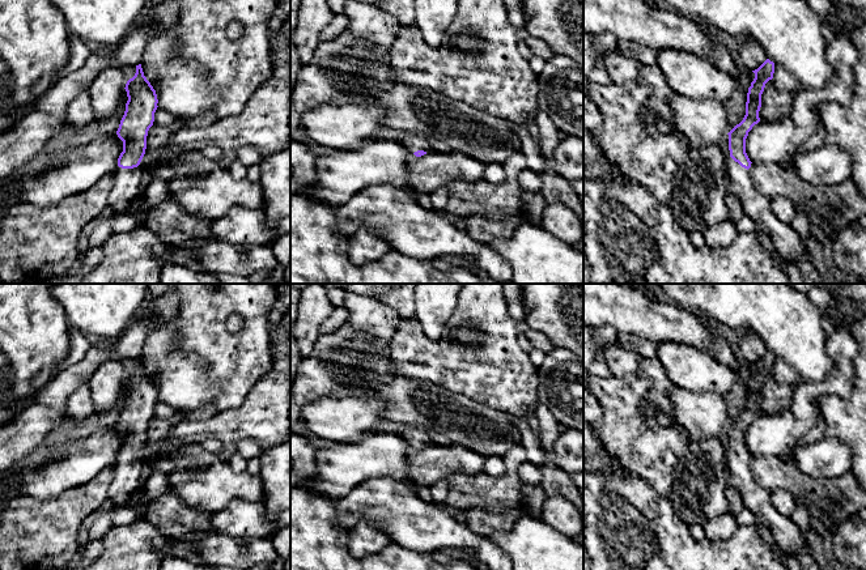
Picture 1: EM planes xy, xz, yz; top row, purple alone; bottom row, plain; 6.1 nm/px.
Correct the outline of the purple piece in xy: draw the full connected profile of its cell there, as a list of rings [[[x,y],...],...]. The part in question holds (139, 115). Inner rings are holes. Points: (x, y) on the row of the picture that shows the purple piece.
[[[141,64],[136,65],[136,73],[126,84],[128,101],[126,111],[116,131],[123,141],[123,152],[118,158],[114,186],[109,195],[109,205],[113,213],[123,216],[140,190],[143,170],[140,165],[145,149],[149,128],[154,122],[157,110],[157,94],[144,76]]]

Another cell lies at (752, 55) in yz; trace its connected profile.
[[[753,39],[739,41],[739,55],[748,71],[757,69],[767,60],[763,47]]]

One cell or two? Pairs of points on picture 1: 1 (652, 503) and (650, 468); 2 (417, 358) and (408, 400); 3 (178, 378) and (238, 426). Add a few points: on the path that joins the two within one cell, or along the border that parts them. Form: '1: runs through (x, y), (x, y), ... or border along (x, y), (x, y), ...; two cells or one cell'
1: border along (629, 471), (639, 475), (659, 496), (669, 501); two cells
2: border along (395, 370), (428, 379), (442, 387); two cells
3: border along (246, 396), (240, 405), (219, 411); two cells

